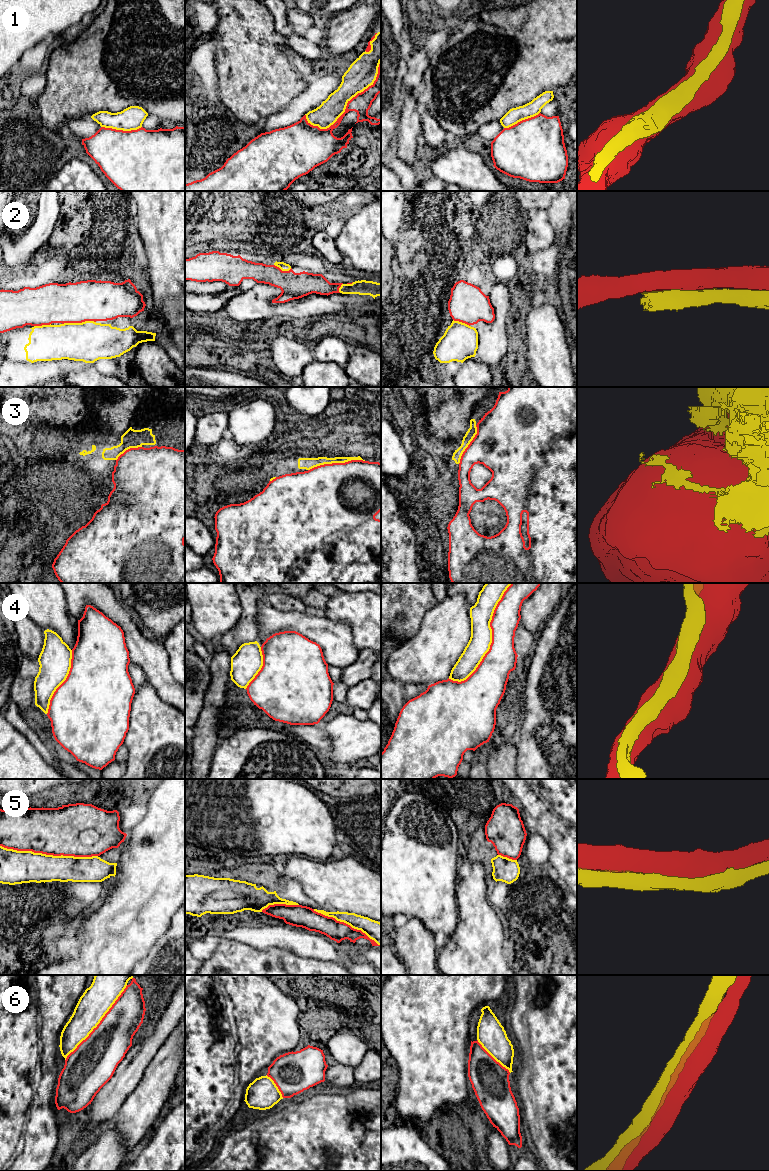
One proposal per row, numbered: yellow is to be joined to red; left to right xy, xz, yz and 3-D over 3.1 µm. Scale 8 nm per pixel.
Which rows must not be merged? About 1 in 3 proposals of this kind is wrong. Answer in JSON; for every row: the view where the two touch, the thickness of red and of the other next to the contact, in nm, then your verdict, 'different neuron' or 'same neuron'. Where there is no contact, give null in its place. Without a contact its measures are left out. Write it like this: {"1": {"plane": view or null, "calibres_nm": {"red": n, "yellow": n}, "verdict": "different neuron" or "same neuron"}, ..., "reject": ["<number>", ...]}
{"1": {"plane": "xz", "calibres_nm": {"red": 160, "yellow": 240}, "verdict": "same neuron"}, "2": {"plane": "xy", "calibres_nm": {"red": 320, "yellow": 320}, "verdict": "same neuron"}, "3": {"plane": "xz", "calibres_nm": {"red": 500, "yellow": 100}, "verdict": "same neuron"}, "4": {"plane": "yz", "calibres_nm": {"red": 260, "yellow": 180}, "verdict": "same neuron"}, "5": {"plane": "xy", "calibres_nm": {"red": 400, "yellow": 260}, "verdict": "same neuron"}, "6": {"plane": "xy", "calibres_nm": {"red": 340, "yellow": 240}, "verdict": "different neuron"}, "reject": ["6"]}

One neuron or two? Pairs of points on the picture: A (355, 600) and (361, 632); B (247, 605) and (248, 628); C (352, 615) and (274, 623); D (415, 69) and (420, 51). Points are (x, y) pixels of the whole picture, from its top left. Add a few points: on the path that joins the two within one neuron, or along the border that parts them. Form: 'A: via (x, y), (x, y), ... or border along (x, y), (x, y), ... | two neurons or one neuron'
A: via (358, 608), (361, 611), (361, 624) | one neuron
B: via (248, 611), (248, 622) | one neuron
C: border along (325, 616), (335, 621), (345, 622), (350, 626) | two neurons
D: via (417, 65), (419, 55) | one neuron

